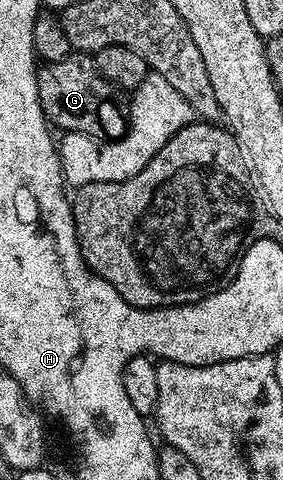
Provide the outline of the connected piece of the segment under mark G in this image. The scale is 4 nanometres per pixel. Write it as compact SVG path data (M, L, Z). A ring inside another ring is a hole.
M72 52L60 62L41 65L36 72L36 83L44 116L53 127L61 126L61 131L70 134L100 136L104 122L112 122L111 137L118 140L124 134L124 106L116 102L118 91L99 74L89 55Z

